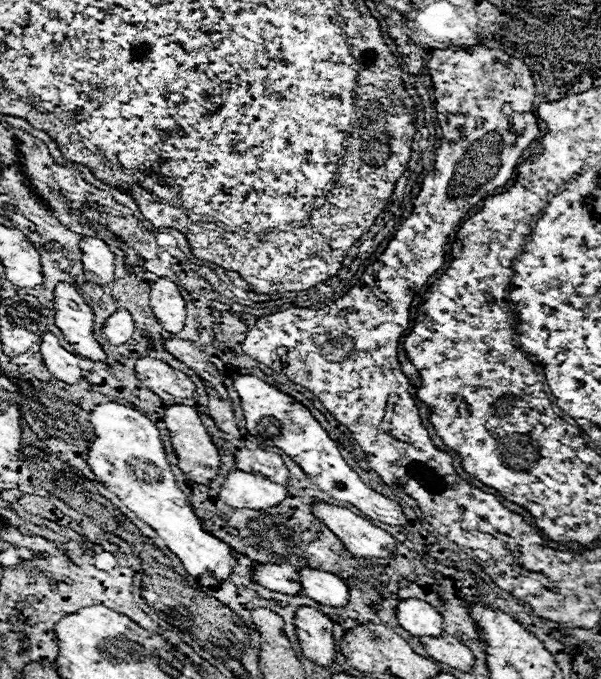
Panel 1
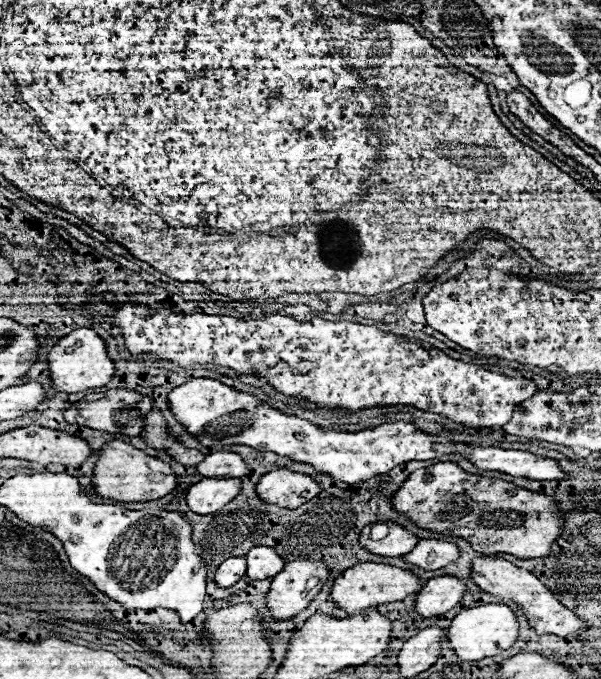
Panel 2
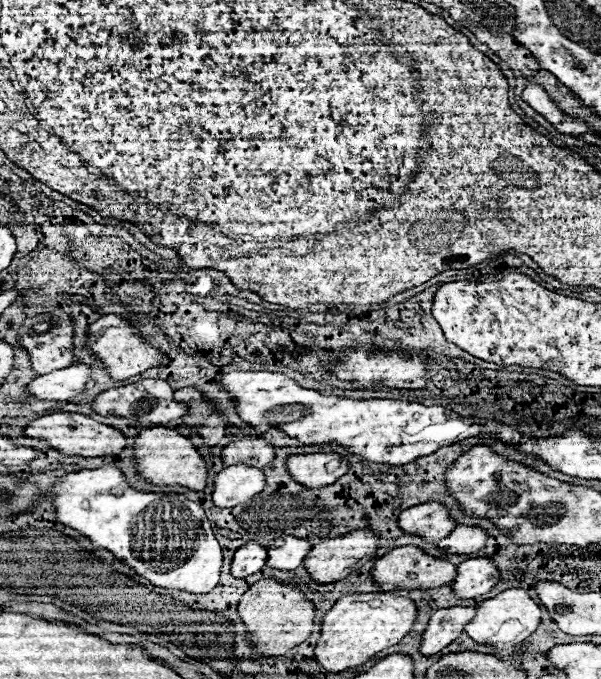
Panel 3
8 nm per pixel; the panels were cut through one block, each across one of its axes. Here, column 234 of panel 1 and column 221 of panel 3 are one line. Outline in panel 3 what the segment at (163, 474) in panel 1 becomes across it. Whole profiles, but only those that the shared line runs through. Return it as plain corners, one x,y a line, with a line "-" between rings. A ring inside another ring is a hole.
112,466
70,472
60,480
56,480
54,486
46,490
46,496
52,500
56,508
56,520
60,524
78,530
80,536
88,538
94,548
112,552
116,560
124,562
128,568
134,570
134,574
146,578
150,584
198,596
212,592
212,588
218,584
222,568
222,550
212,534
204,510
196,502
190,502
186,496
148,494
128,488
122,472

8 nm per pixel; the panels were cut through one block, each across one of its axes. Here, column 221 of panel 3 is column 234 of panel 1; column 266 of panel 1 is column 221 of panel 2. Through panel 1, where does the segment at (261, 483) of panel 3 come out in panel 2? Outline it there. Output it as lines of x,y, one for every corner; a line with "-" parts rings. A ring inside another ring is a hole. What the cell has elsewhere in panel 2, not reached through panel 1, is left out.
202,478
186,490
186,504
196,514
212,514
234,500
240,492
240,478

